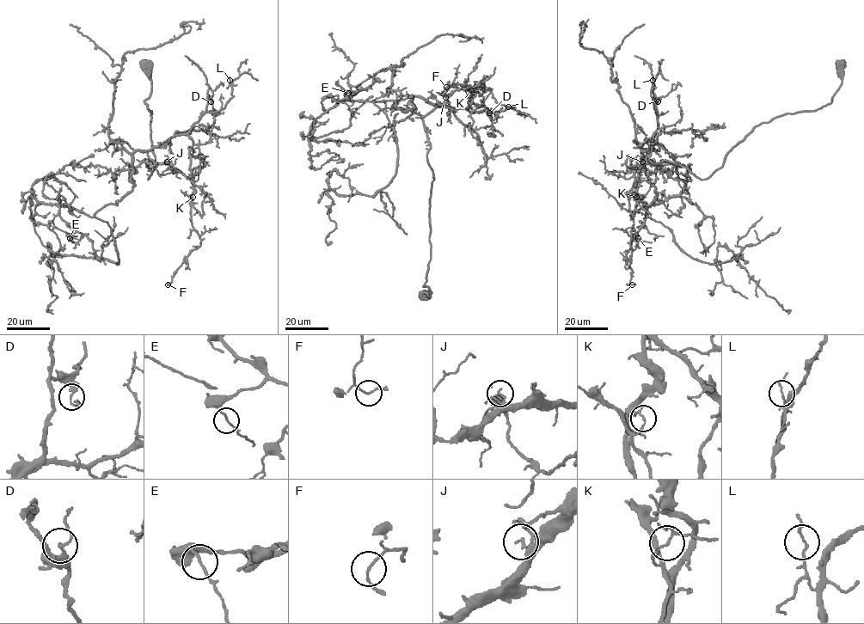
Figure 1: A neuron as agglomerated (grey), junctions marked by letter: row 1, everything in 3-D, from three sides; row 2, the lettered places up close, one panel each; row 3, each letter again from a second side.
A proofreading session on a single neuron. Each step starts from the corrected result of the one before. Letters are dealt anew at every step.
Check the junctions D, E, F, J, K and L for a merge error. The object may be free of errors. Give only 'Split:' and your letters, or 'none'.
Split: K

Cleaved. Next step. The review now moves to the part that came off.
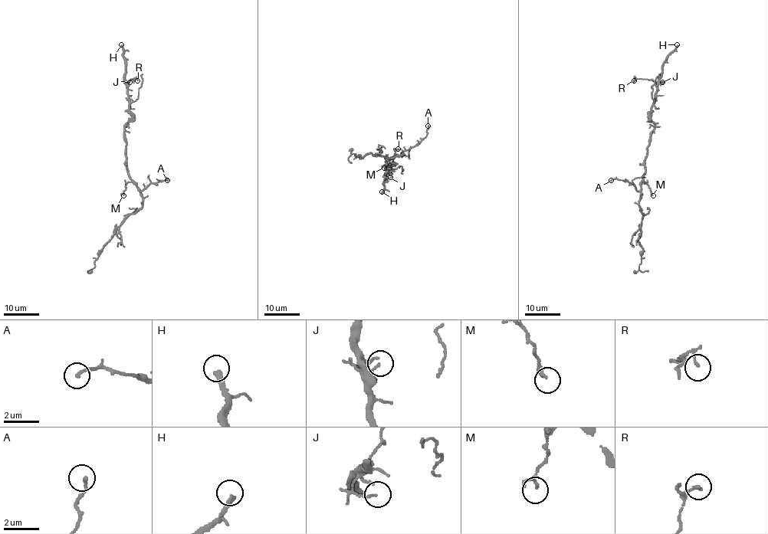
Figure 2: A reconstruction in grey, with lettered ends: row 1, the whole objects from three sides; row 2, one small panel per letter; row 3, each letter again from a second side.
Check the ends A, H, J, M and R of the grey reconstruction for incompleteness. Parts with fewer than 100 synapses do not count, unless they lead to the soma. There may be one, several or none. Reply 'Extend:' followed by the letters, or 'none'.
Extend: H

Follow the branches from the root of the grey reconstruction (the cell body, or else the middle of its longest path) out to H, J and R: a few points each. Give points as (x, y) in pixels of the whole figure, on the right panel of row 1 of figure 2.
H: (645, 170), (644, 157), (654, 126), (650, 120), (650, 112), (656, 83), (664, 61), (677, 44)
J: (645, 170), (644, 157), (654, 126), (650, 120), (650, 112), (656, 86), (662, 82)
R: (645, 170), (644, 157), (654, 126), (650, 120), (650, 112), (656, 83), (651, 80), (635, 77), (634, 80)

